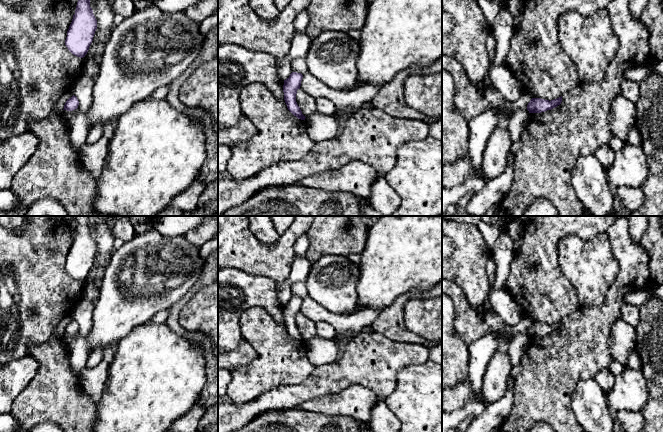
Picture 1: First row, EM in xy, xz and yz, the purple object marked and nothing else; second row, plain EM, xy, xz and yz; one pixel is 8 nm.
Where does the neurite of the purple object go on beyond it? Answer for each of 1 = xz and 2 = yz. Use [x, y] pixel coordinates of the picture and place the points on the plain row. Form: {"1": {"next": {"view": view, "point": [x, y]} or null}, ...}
{"1": {"next": null}, "2": {"next": null}}

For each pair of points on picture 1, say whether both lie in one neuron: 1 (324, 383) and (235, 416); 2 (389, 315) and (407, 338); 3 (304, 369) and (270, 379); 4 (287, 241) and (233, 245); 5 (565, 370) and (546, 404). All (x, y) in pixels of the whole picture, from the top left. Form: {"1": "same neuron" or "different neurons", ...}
{"1": "same neuron", "2": "same neuron", "3": "same neuron", "4": "same neuron", "5": "same neuron"}

